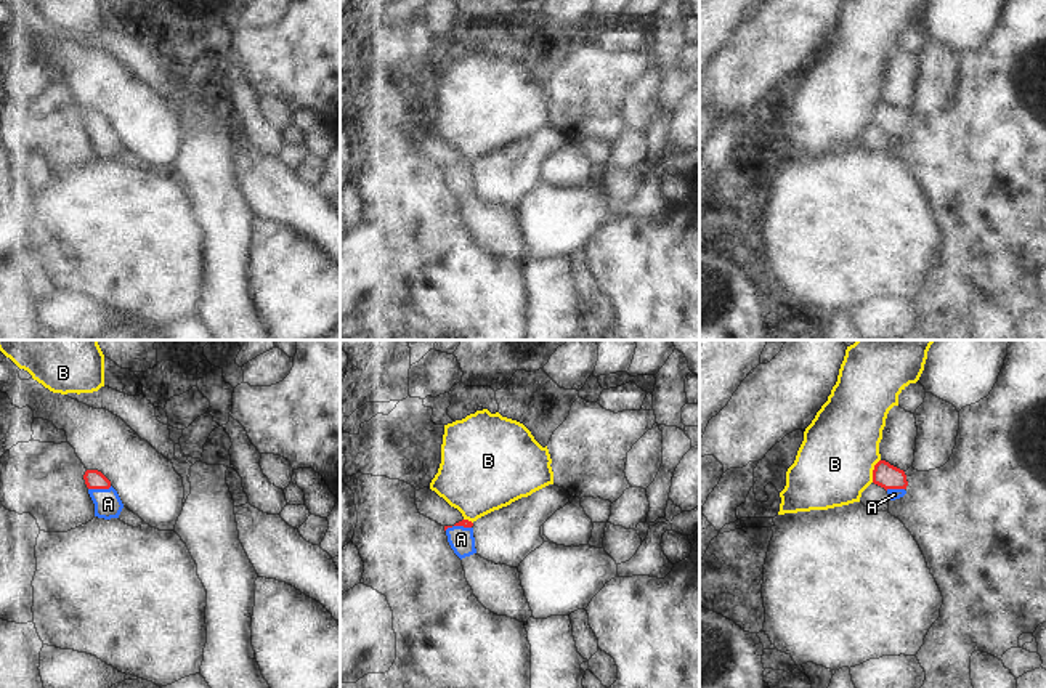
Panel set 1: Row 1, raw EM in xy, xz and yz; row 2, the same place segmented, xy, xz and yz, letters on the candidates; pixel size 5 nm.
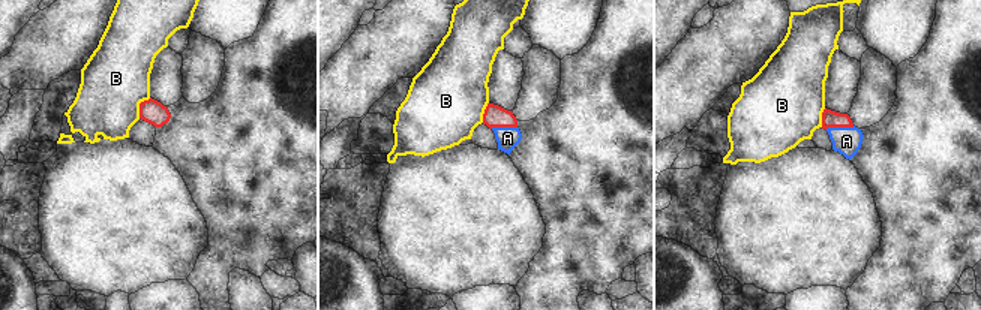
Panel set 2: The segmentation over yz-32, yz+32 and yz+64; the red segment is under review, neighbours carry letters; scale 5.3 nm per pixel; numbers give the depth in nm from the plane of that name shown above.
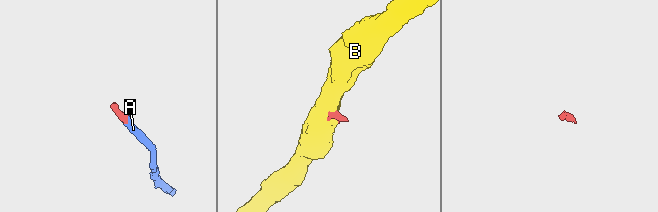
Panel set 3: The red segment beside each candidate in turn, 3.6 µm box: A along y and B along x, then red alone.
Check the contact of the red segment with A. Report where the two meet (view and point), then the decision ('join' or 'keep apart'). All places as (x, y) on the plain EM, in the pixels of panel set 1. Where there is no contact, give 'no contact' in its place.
xy (100, 129) | join

